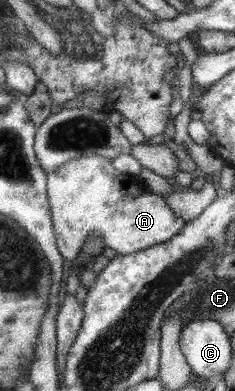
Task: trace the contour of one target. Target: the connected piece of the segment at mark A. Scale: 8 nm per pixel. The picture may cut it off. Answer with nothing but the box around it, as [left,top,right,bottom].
[47,155,186,261]

